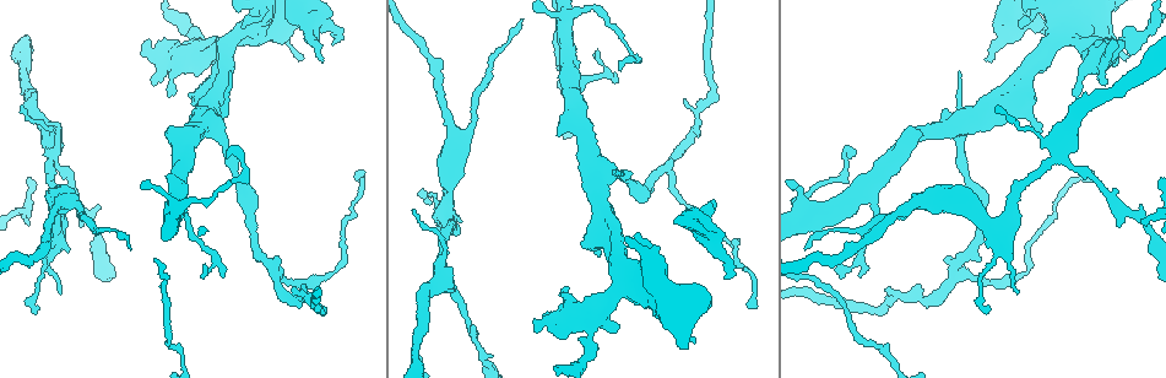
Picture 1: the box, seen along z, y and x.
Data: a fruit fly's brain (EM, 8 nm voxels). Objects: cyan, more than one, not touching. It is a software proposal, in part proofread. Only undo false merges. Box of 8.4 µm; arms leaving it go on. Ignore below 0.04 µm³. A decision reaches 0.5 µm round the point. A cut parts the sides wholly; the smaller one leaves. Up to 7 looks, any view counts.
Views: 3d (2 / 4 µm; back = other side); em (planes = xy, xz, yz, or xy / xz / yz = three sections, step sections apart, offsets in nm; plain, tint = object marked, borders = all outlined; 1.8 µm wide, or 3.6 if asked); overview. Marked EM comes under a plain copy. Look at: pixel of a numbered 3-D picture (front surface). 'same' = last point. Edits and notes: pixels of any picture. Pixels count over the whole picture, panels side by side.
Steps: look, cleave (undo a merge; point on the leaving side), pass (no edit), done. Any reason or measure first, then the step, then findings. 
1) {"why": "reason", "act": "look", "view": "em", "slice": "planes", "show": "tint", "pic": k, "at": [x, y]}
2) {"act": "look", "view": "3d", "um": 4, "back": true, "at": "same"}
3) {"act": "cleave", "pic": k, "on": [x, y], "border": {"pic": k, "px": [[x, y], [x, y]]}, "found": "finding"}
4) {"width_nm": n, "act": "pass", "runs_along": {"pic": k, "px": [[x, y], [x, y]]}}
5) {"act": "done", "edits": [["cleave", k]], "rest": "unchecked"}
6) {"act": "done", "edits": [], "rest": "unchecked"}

{"why": "sudden change in width", "act": "look", "view": "em", "um": 3.6, "slice": "planes", "show": "tint", "pic": 1, "at": [252, 25]}

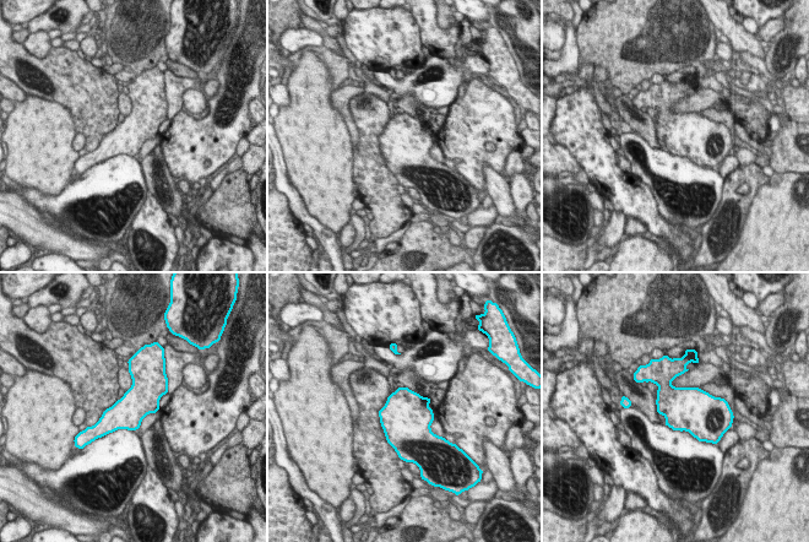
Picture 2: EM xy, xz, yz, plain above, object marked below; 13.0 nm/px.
{"width_nm": 420, "act": "pass", "found": "continuous, no second neuron"}

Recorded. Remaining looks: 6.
{"why": "two arms in line, one across", "act": "look", "view": "em", "slice": "xy", "step": 16, "show": "tint", "pic": 1, "at": [1053, 156]}

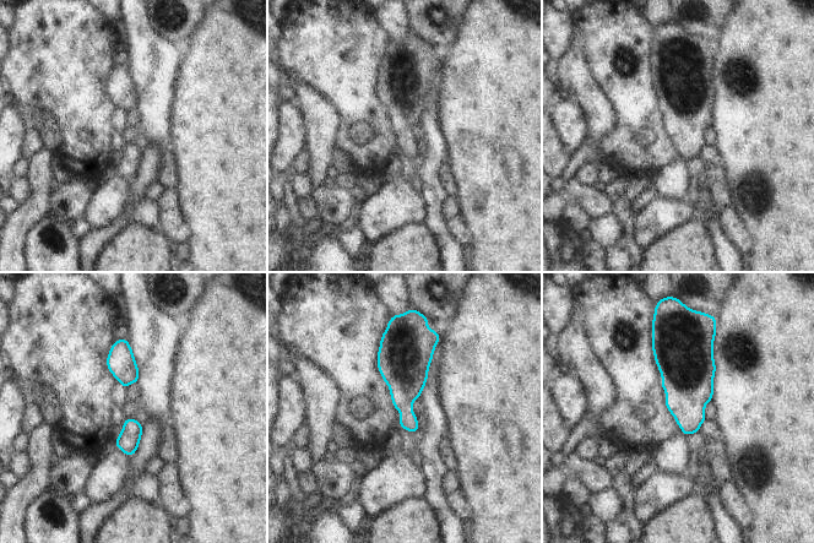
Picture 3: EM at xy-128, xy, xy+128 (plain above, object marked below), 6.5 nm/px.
{"why": "cut it another way", "act": "look", "view": "em", "slice": "planes", "show": "tint", "at": "same"}

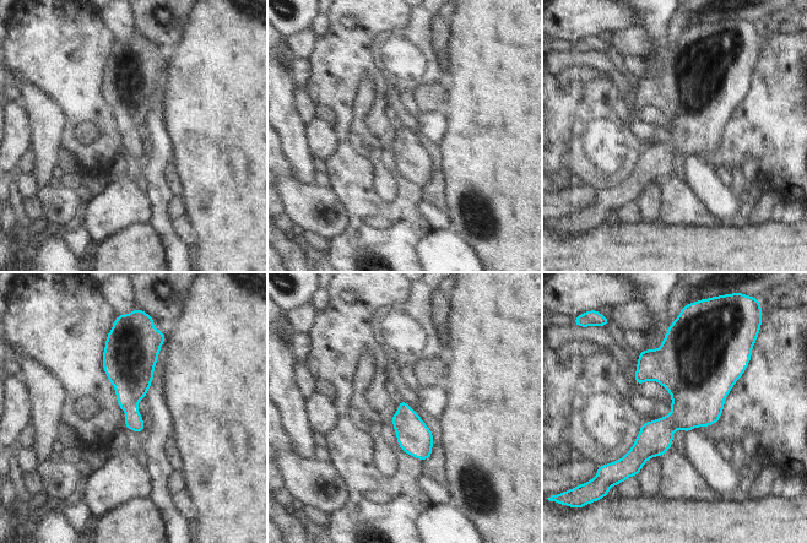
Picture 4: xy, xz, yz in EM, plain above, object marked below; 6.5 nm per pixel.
{"act": "pass", "found": "continuous, no second neuron"}

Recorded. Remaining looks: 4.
{"why": "arms part here", "act": "look", "view": "3d", "um": 2, "pic": 1, "at": [670, 167]}

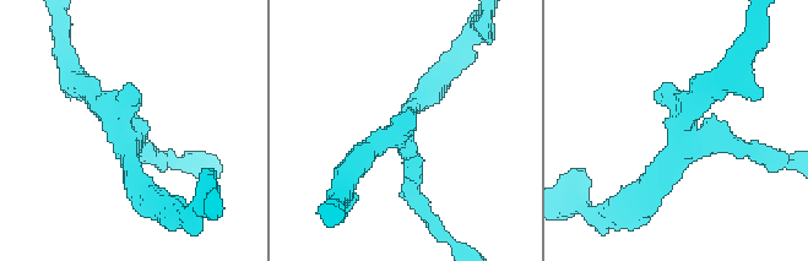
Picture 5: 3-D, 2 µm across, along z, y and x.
{"arms": 3, "why": "need the tissue", "act": "look", "view": "em", "slice": "planes", "show": "tint", "pic": 5, "at": [401, 140]}

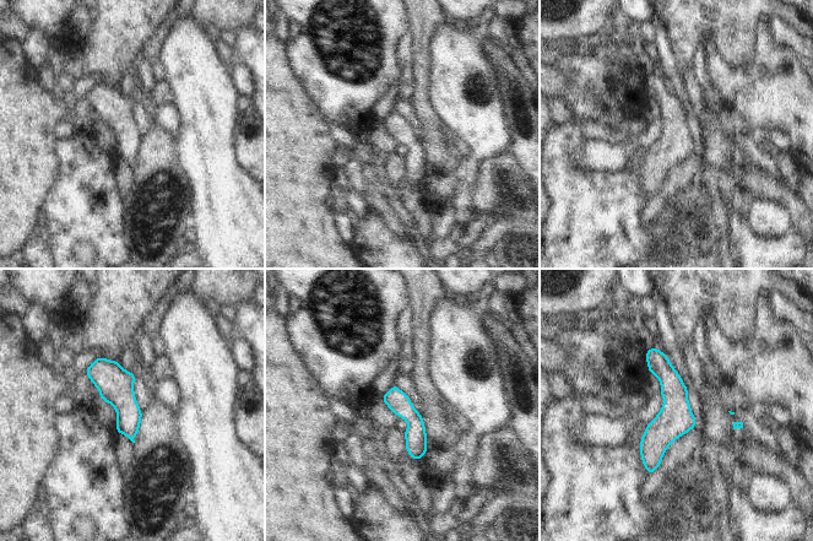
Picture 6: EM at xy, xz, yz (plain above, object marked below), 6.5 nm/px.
{"act": "pass", "runs_along": {"pic": 6, "px": [[654, 351], [671, 422], [650, 469]]}, "found": "one neuron here"}

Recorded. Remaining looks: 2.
{"act": "done", "edits": [], "rest": "unchecked"}

